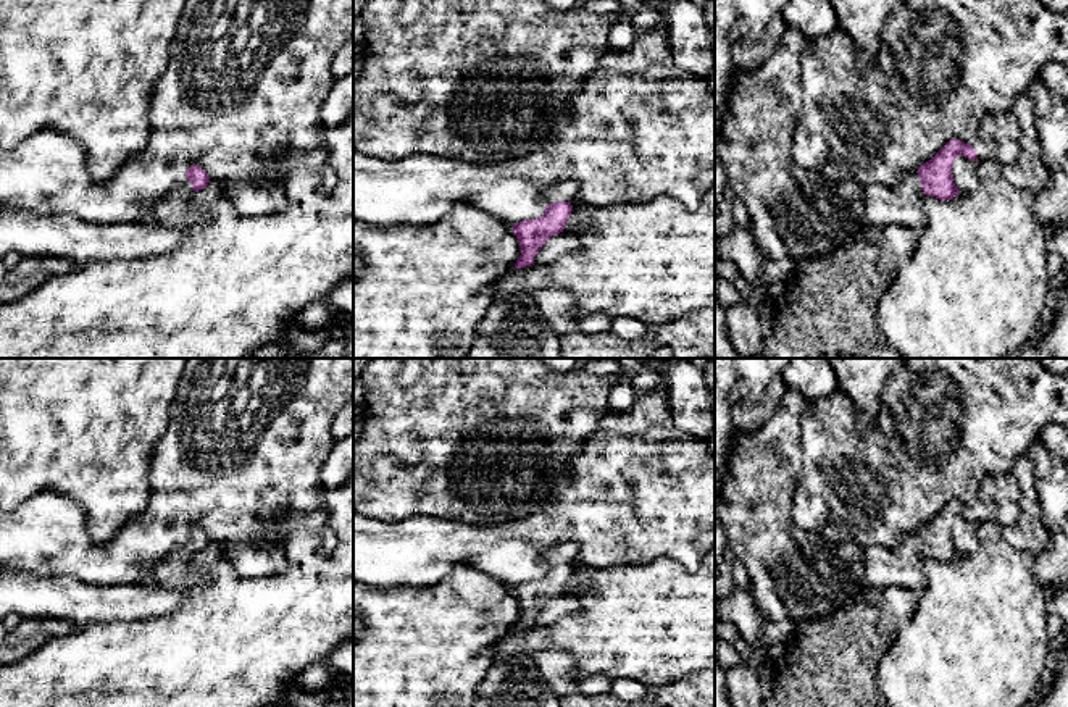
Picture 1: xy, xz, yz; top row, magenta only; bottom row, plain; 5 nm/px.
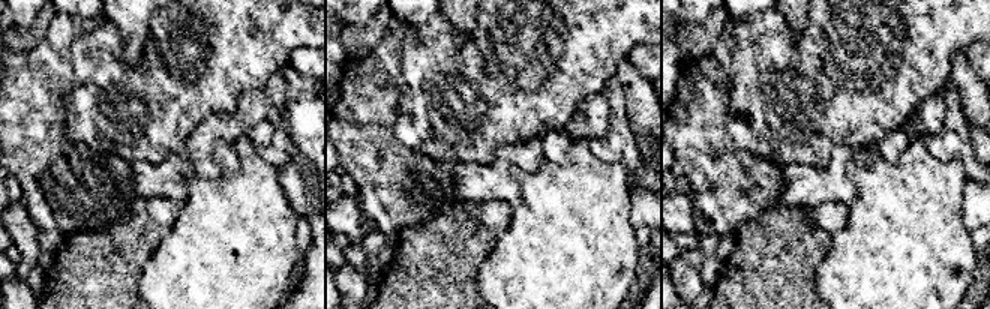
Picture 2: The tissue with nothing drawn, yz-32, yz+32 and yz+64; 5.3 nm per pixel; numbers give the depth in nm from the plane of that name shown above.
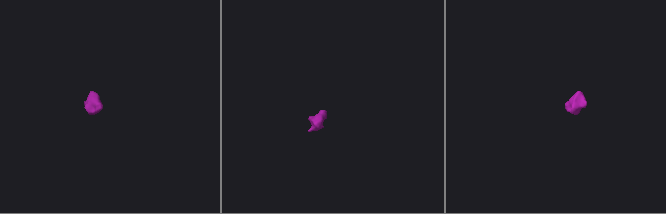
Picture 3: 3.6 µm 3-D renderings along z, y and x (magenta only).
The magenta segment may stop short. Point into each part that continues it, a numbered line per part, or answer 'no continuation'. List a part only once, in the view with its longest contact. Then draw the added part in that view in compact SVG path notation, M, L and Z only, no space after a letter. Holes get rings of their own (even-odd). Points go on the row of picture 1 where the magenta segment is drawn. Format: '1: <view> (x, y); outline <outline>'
1: xz (563, 191); outline M561 179L552 186L549 186L542 194L542 200L545 205L555 202L571 202L576 199L579 186L569 179Z
2: yz (999, 138); outline M1012 110L984 116L978 137L971 142L978 161L994 160L1013 166L1021 153L1023 131Z

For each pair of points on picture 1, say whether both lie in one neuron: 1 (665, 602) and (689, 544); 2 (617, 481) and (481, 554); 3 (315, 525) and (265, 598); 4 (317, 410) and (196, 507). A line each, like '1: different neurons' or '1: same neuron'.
1: different neurons
2: same neuron
3: same neuron
4: same neuron

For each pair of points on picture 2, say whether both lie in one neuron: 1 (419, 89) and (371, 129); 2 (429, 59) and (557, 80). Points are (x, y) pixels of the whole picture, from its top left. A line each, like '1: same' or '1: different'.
1: different
2: same

